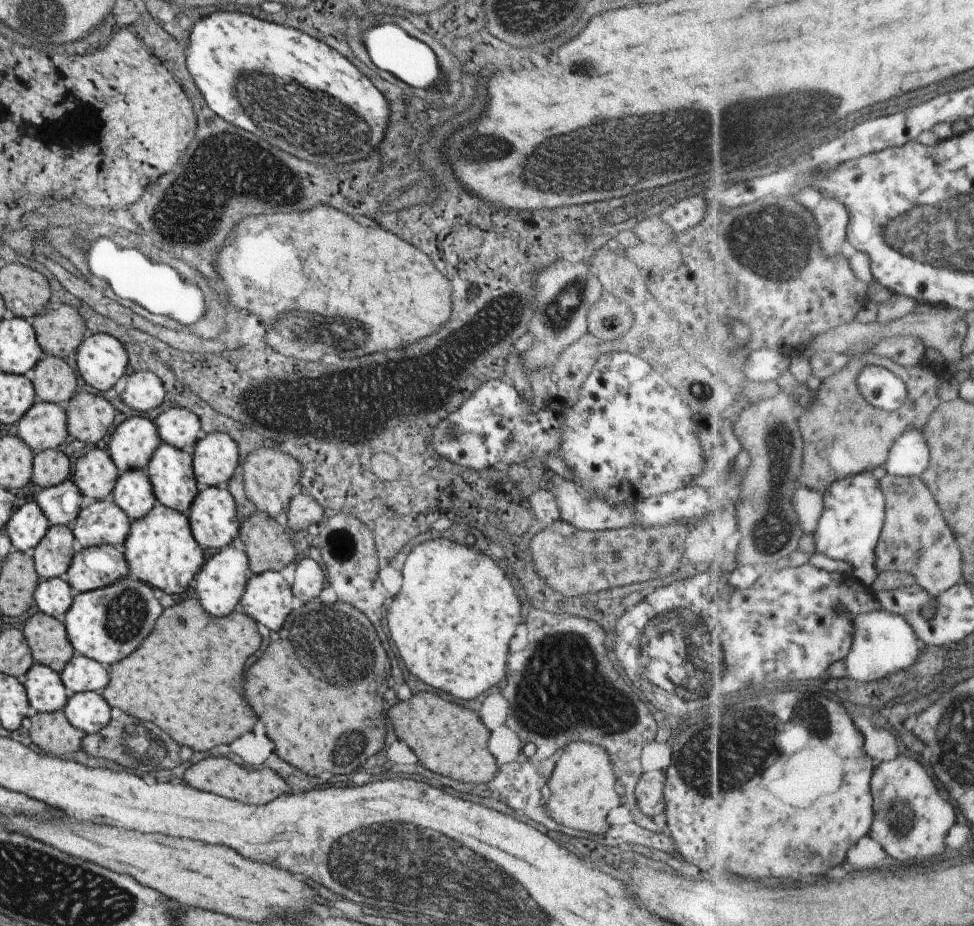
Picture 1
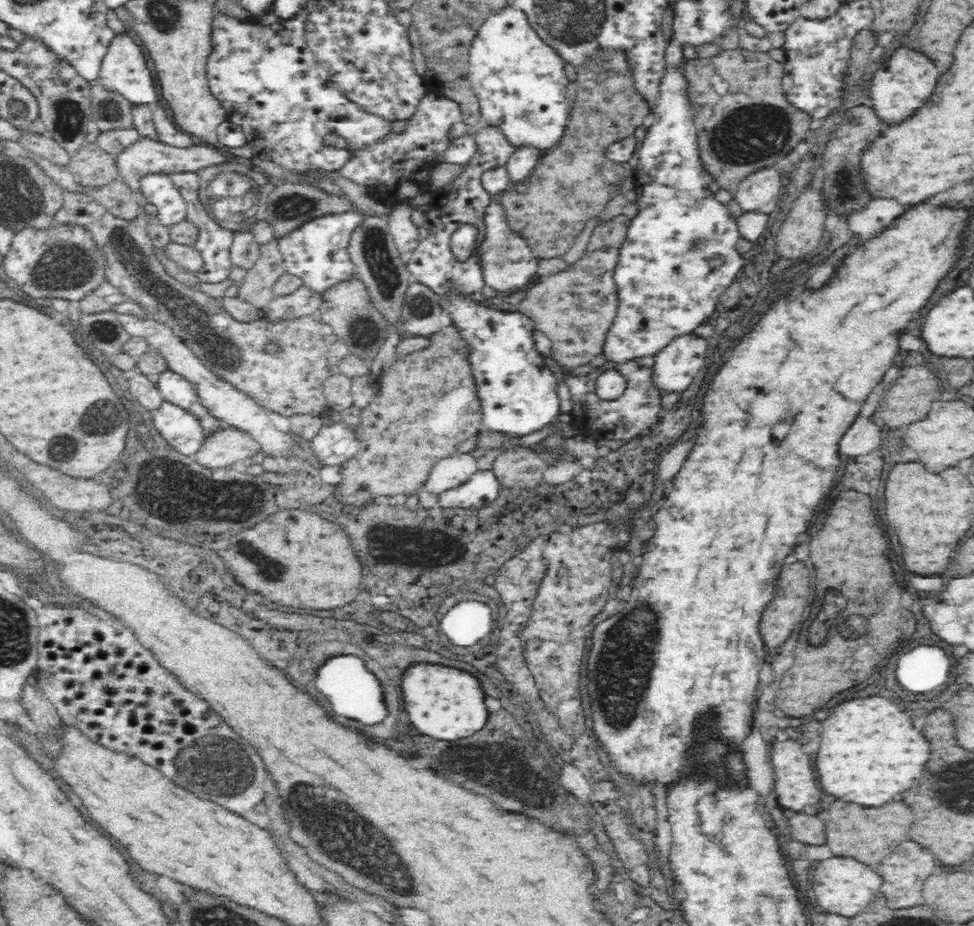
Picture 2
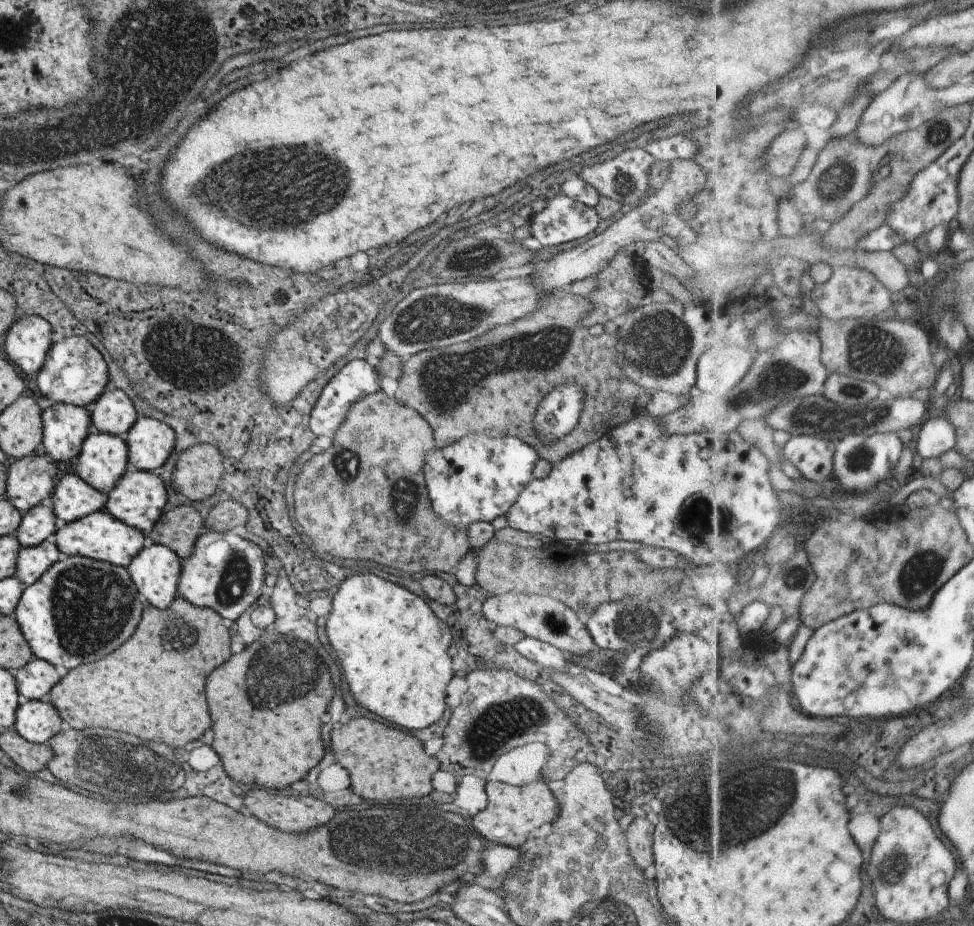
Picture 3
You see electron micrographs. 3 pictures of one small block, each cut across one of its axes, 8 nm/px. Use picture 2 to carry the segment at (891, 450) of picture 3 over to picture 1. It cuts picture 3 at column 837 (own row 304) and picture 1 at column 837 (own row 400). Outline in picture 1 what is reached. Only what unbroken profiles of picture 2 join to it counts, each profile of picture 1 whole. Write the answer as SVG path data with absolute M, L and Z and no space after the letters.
M872 471L839 479L824 494L824 511L814 532L818 552L849 562L855 576L868 587L879 576L876 548L886 521L886 506L880 480Z

